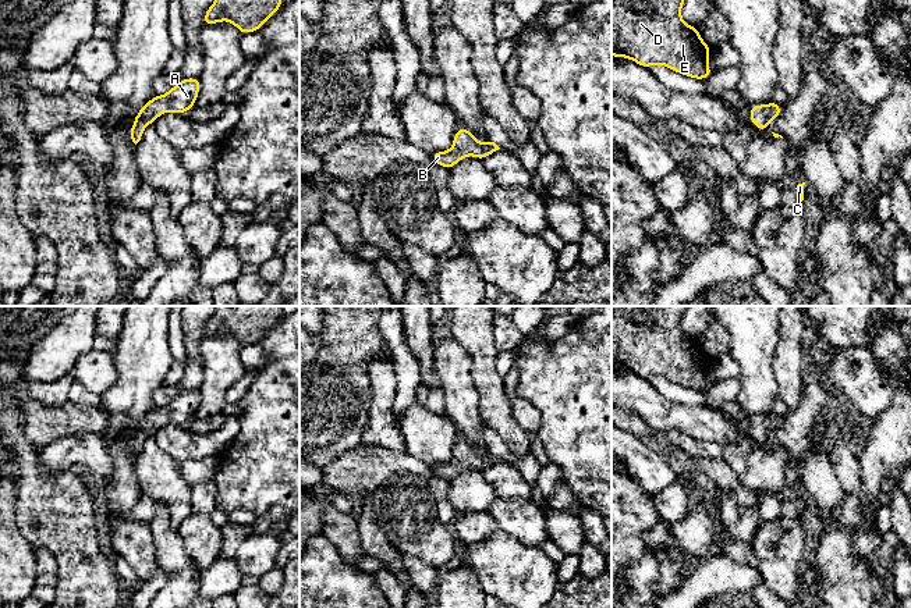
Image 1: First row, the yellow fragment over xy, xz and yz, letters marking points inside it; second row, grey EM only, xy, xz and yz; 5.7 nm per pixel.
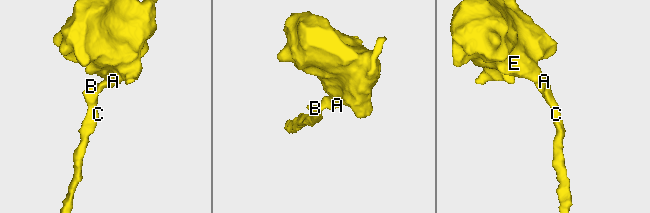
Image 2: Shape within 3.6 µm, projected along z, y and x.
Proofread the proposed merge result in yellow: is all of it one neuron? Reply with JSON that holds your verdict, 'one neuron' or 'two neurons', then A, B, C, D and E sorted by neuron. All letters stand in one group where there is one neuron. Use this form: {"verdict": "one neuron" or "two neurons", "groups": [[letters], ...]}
{"verdict": "one neuron", "groups": [["A", "B", "C", "D", "E"]]}

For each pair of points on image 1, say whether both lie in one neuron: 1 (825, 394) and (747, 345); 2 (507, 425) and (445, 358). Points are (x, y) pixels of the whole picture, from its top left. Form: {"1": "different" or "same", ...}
{"1": "different", "2": "different"}

